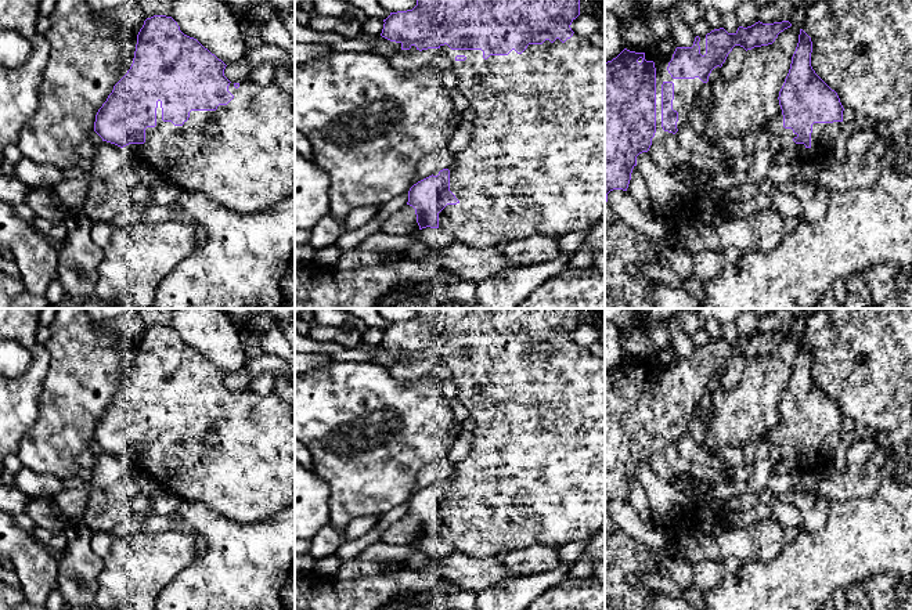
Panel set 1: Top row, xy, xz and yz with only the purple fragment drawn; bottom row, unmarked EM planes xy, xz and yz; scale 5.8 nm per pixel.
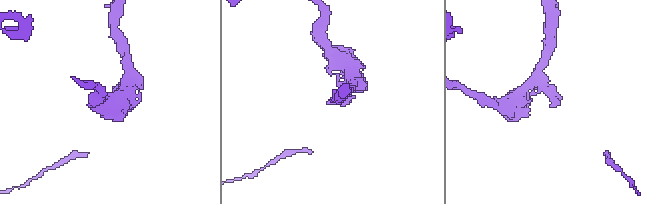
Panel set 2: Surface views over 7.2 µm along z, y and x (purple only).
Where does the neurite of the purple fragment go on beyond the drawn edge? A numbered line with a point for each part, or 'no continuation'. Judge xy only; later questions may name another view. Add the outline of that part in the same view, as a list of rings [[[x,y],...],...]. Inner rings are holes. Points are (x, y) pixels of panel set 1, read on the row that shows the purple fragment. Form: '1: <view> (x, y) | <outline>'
1: xy (241, 155) | [[[249,79],[239,82],[238,89],[231,82],[228,91],[234,98],[227,105],[219,105],[216,111],[191,111],[183,126],[163,122],[158,101],[156,126],[145,129],[145,142],[129,144],[123,152],[130,165],[152,178],[174,183],[183,191],[202,192],[238,214],[252,214],[295,192],[295,94],[275,80],[262,86]]]

